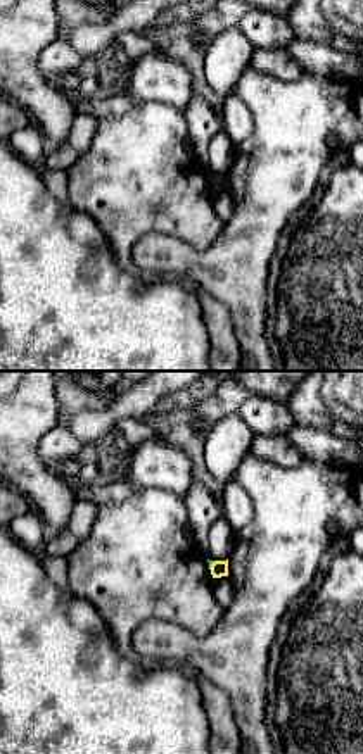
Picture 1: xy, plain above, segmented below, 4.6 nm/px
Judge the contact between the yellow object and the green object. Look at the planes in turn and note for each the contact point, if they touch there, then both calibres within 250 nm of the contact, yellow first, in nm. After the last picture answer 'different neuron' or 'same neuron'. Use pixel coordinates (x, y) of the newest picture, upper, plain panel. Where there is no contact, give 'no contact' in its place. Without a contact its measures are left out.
(211, 178) | 80/20 nm

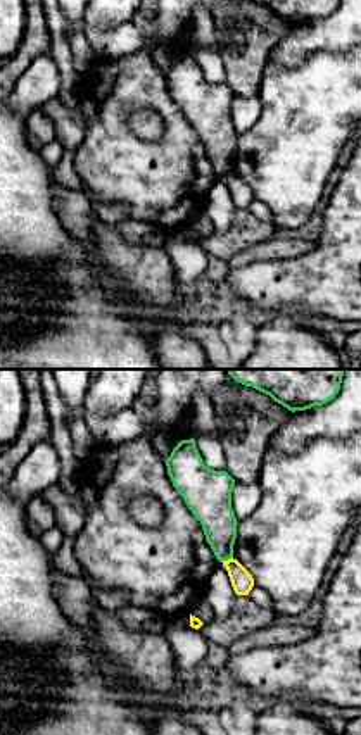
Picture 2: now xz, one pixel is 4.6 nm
(228, 173) | 110/170 nm

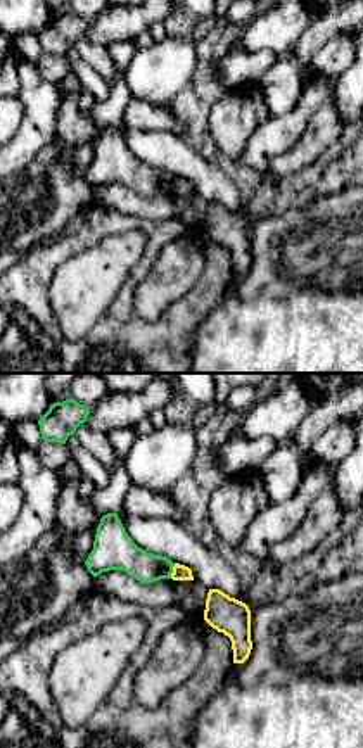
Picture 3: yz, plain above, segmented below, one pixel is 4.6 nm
(173, 183) | 80/150 nm

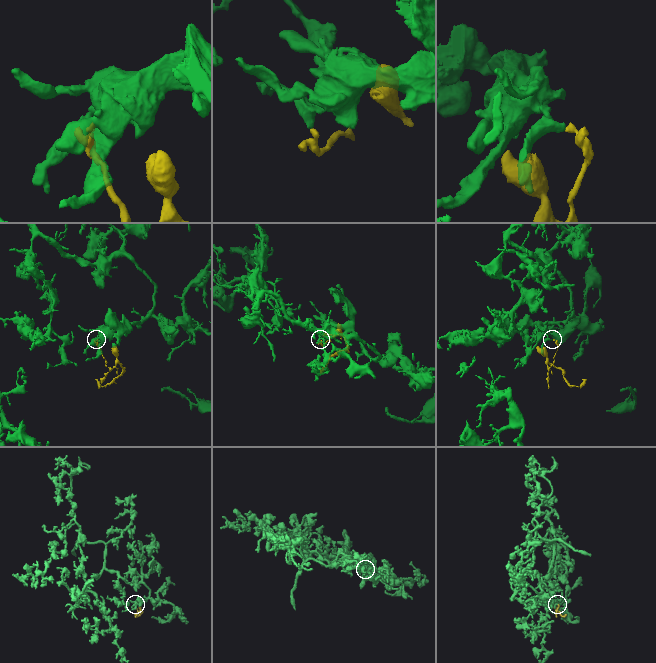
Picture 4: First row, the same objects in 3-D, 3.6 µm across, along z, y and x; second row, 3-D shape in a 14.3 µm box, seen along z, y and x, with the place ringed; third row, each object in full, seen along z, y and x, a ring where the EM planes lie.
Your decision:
different neuron

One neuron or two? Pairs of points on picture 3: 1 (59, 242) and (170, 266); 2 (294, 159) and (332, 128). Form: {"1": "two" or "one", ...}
{"1": "two", "2": "one"}

